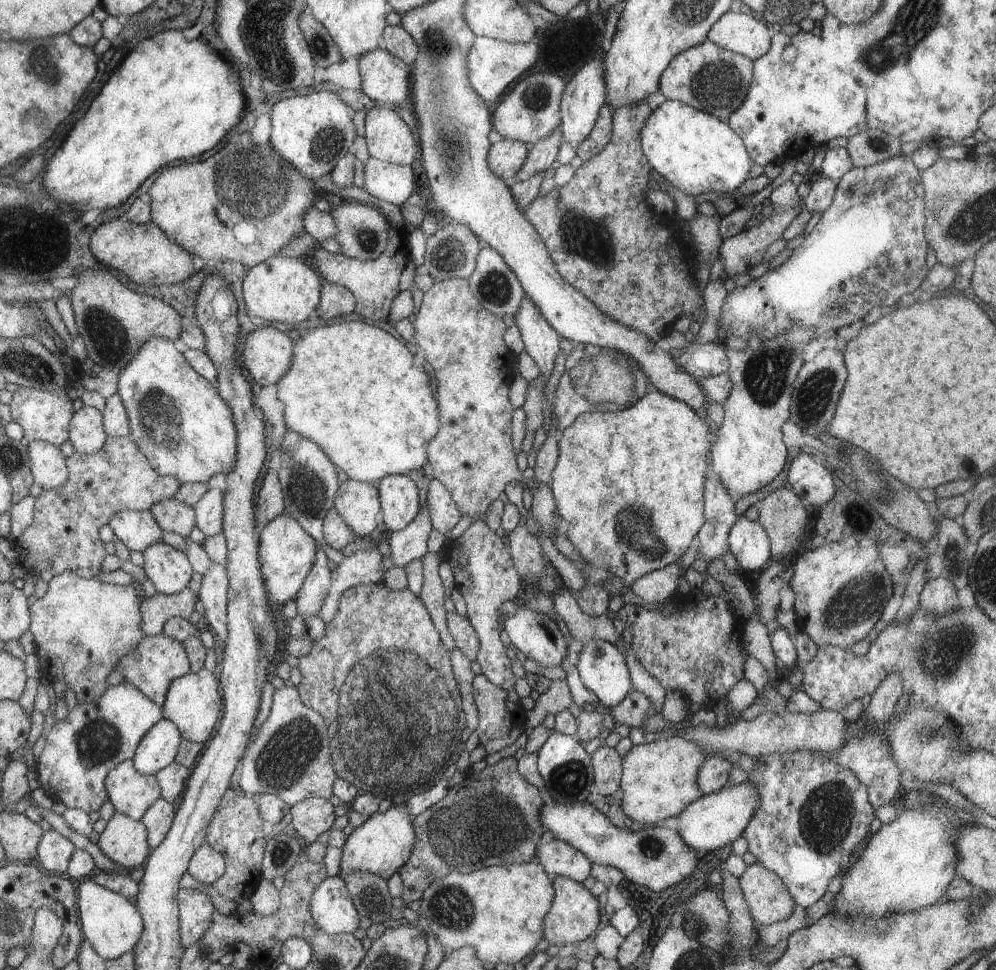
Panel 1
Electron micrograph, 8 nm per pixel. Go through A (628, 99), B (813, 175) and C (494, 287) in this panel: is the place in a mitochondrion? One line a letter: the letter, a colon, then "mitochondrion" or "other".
A: other
B: other
C: mitochondrion

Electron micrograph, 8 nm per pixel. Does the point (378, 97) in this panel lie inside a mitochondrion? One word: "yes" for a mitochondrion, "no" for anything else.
no

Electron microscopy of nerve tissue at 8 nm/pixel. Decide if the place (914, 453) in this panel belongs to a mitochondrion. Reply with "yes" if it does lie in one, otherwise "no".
no

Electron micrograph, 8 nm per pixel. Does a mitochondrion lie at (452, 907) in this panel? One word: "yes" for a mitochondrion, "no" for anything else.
yes

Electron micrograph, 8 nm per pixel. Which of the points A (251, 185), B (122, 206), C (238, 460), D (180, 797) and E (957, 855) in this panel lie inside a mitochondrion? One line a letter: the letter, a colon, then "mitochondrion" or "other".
A: mitochondrion
B: other
C: other
D: other
E: other

